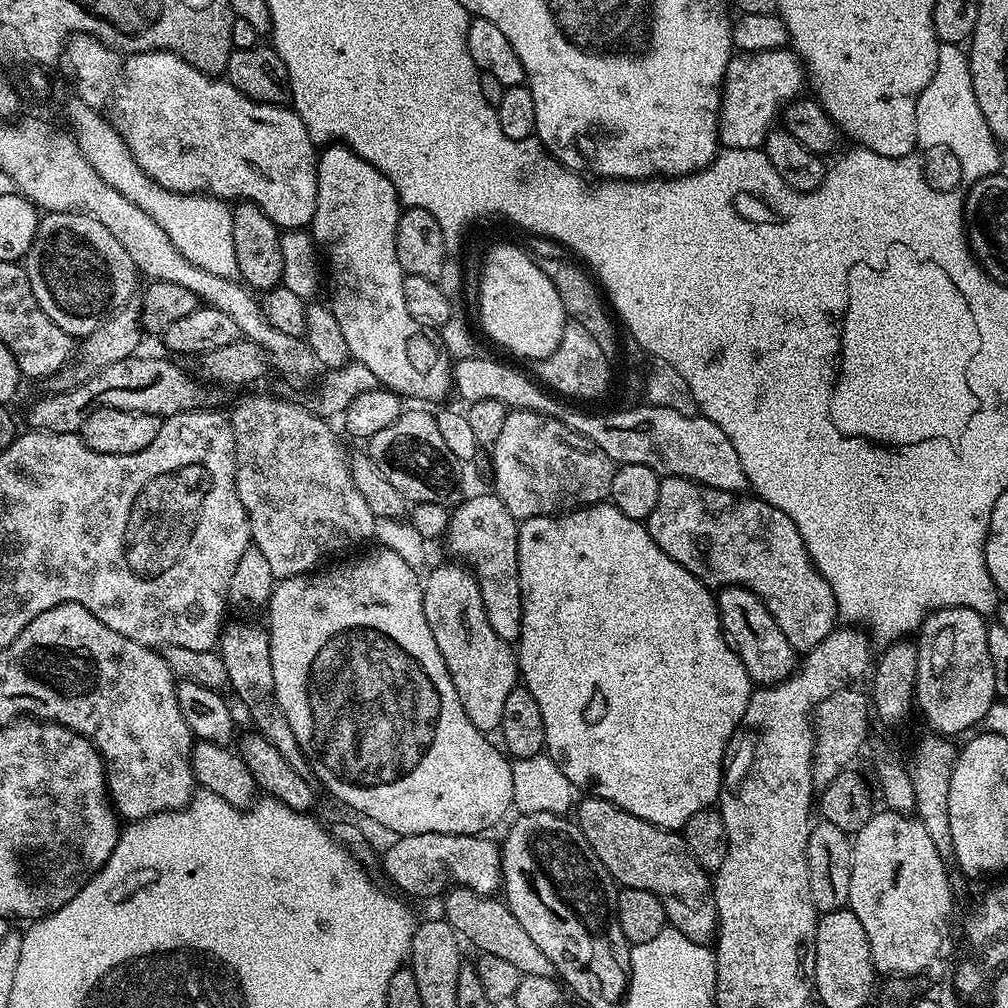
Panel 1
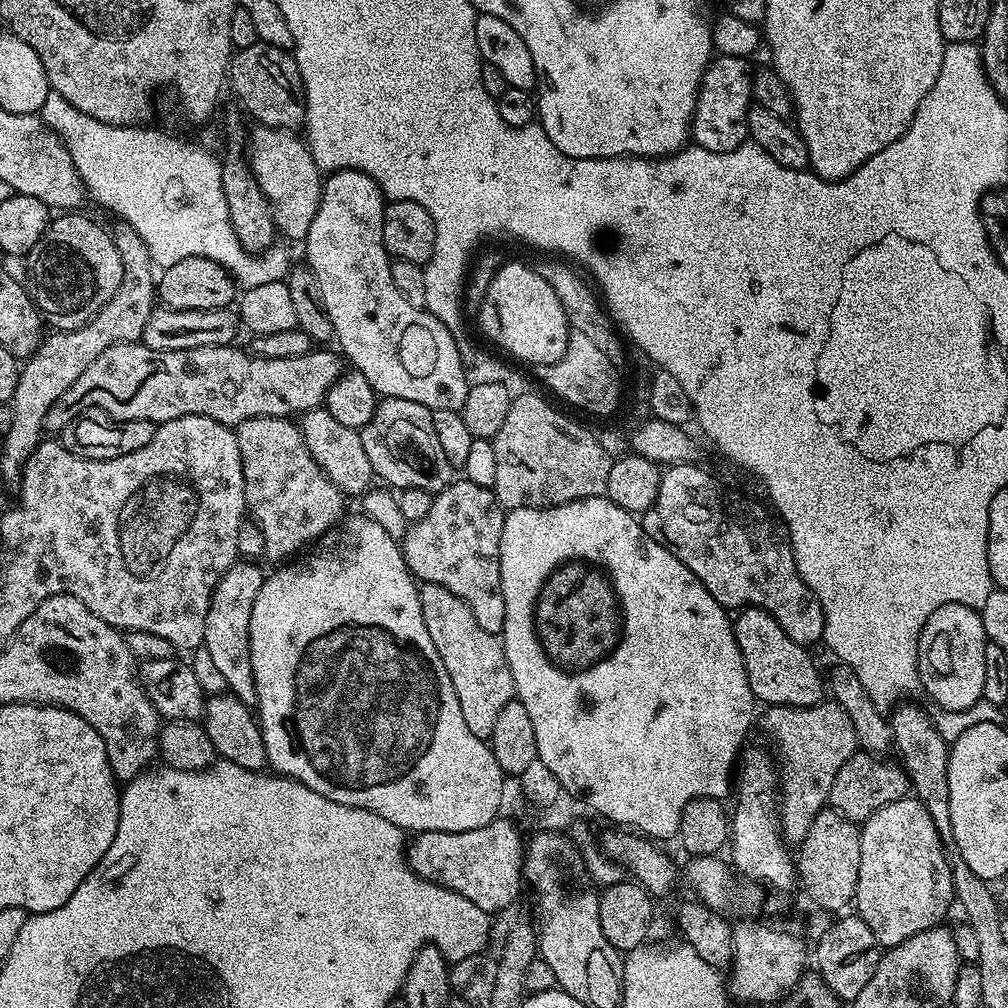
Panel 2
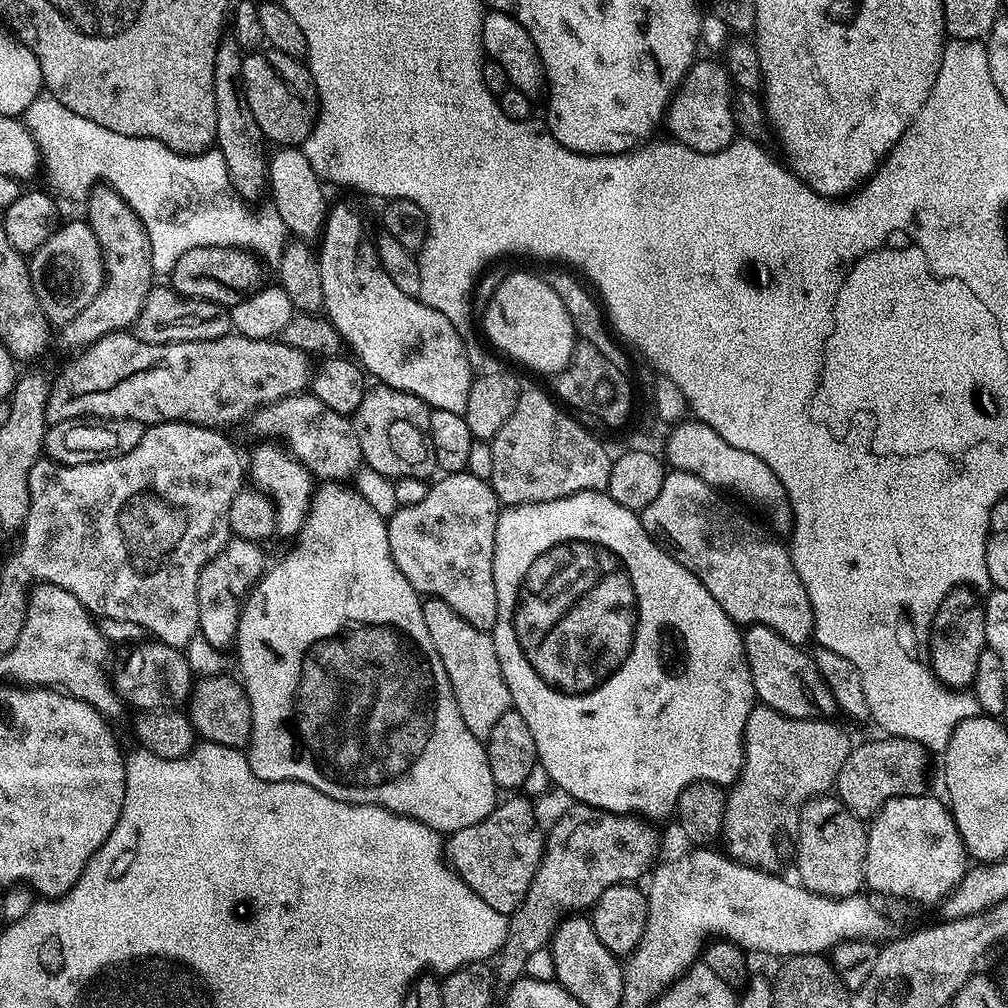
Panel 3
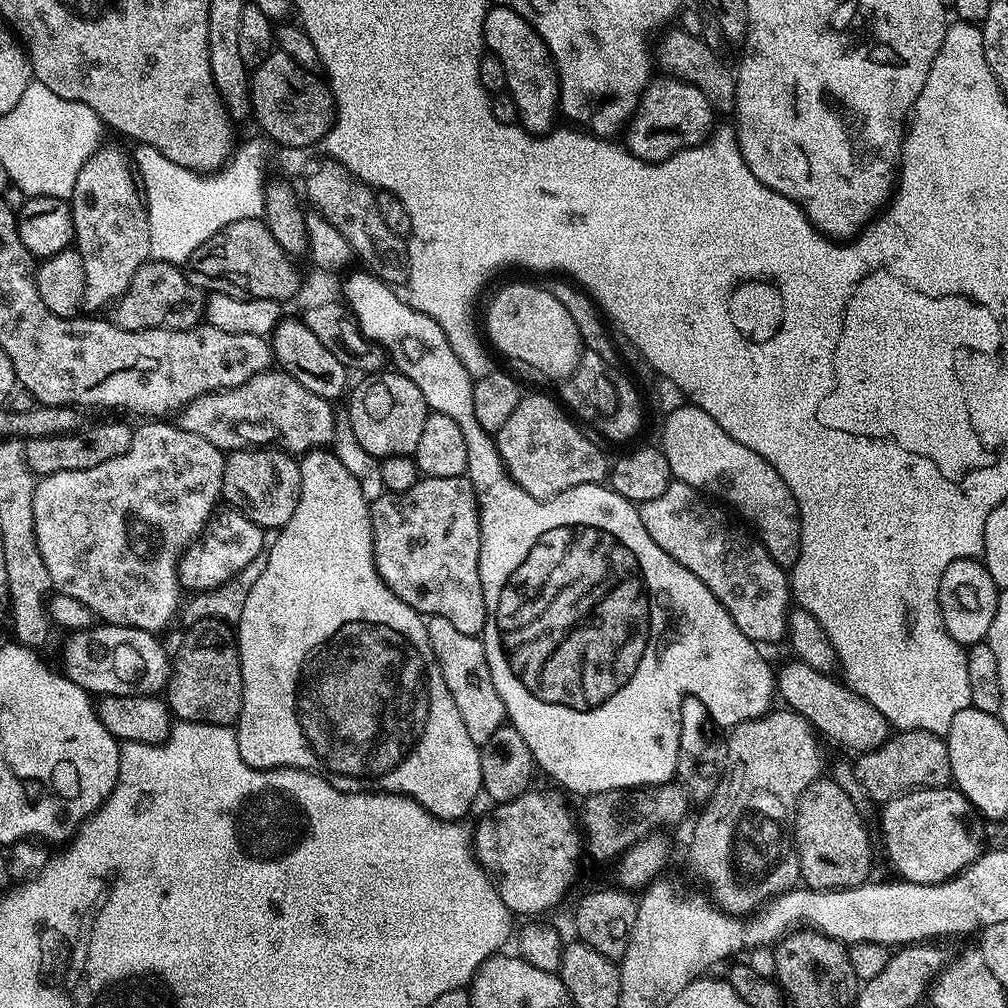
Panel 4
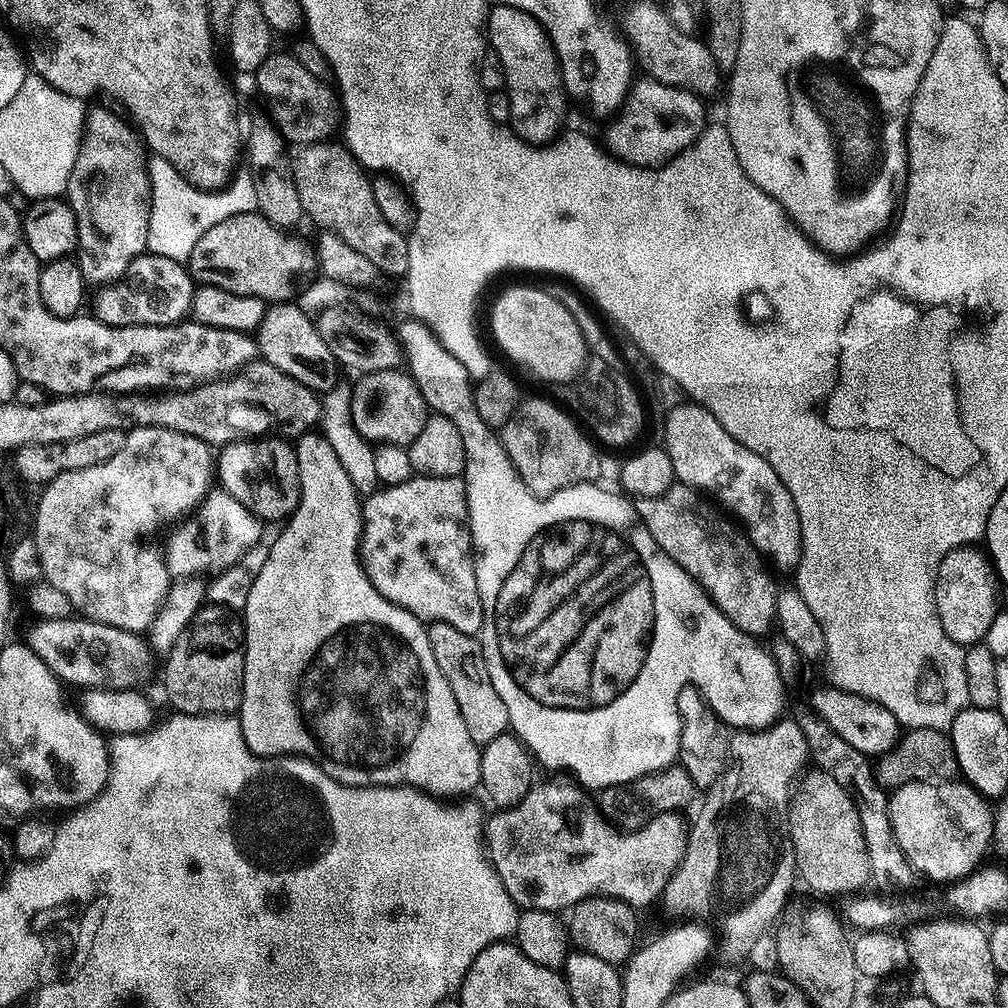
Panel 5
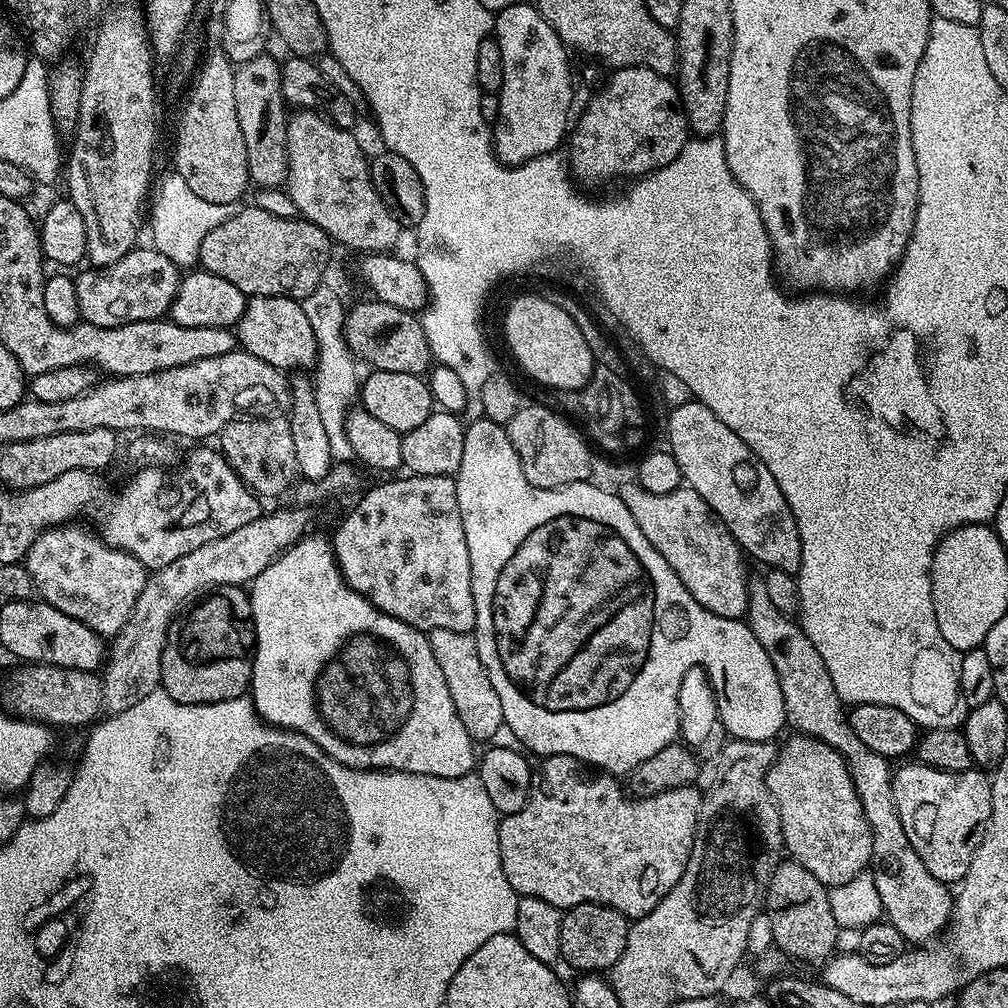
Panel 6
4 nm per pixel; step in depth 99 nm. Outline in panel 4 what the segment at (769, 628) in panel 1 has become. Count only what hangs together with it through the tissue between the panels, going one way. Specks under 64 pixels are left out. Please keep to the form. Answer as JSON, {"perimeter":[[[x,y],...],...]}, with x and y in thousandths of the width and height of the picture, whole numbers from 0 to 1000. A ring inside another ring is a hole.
{"perimeter":[[[789,653],[783,654],[783,659],[778,659],[768,671],[768,683],[779,694],[785,705],[791,706],[796,712],[805,716],[807,722],[818,735],[826,734],[837,742],[842,742],[846,748],[867,745],[875,741],[883,731],[883,719],[859,692],[842,683],[840,678],[826,673],[824,670],[808,665],[800,661],[800,657]]]}

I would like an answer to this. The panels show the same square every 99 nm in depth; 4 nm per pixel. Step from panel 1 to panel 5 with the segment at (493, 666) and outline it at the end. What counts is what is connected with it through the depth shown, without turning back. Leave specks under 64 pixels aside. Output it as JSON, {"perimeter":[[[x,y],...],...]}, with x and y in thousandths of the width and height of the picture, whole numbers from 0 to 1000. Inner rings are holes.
{"perimeter":[[[442,617],[425,619],[424,624],[427,645],[431,645],[431,657],[435,657],[435,665],[438,665],[442,677],[446,677],[446,688],[450,688],[454,704],[458,704],[458,716],[462,716],[466,732],[479,740],[501,729],[506,722],[502,700],[494,685],[490,685],[490,677],[486,677],[486,665],[482,665],[482,653],[475,634],[458,629],[458,625],[450,625],[450,621],[442,621]]]}

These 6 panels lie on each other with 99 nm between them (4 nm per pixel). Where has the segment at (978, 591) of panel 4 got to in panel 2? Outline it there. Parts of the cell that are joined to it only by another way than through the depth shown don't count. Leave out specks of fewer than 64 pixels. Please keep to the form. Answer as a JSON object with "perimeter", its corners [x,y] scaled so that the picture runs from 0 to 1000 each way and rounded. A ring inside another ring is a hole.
{"perimeter":[[[939,599],[931,601],[931,605],[919,613],[919,621],[915,621],[915,629],[911,633],[913,683],[930,698],[930,703],[958,705],[974,693],[980,638],[976,630],[975,610],[967,603],[957,599]]]}

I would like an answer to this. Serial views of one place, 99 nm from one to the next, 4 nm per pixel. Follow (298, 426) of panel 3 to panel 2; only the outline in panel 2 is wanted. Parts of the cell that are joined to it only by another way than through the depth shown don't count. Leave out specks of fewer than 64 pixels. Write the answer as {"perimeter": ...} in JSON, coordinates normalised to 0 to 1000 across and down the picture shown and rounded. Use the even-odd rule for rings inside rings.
{"perimeter":[[[318,403],[309,405],[307,409],[301,410],[296,417],[298,428],[302,430],[302,438],[315,462],[335,482],[342,493],[357,494],[370,483],[371,469],[367,462],[367,454],[363,454],[363,446],[359,442],[359,435],[356,428],[347,423],[339,423],[339,419],[331,416],[325,406]]]}

